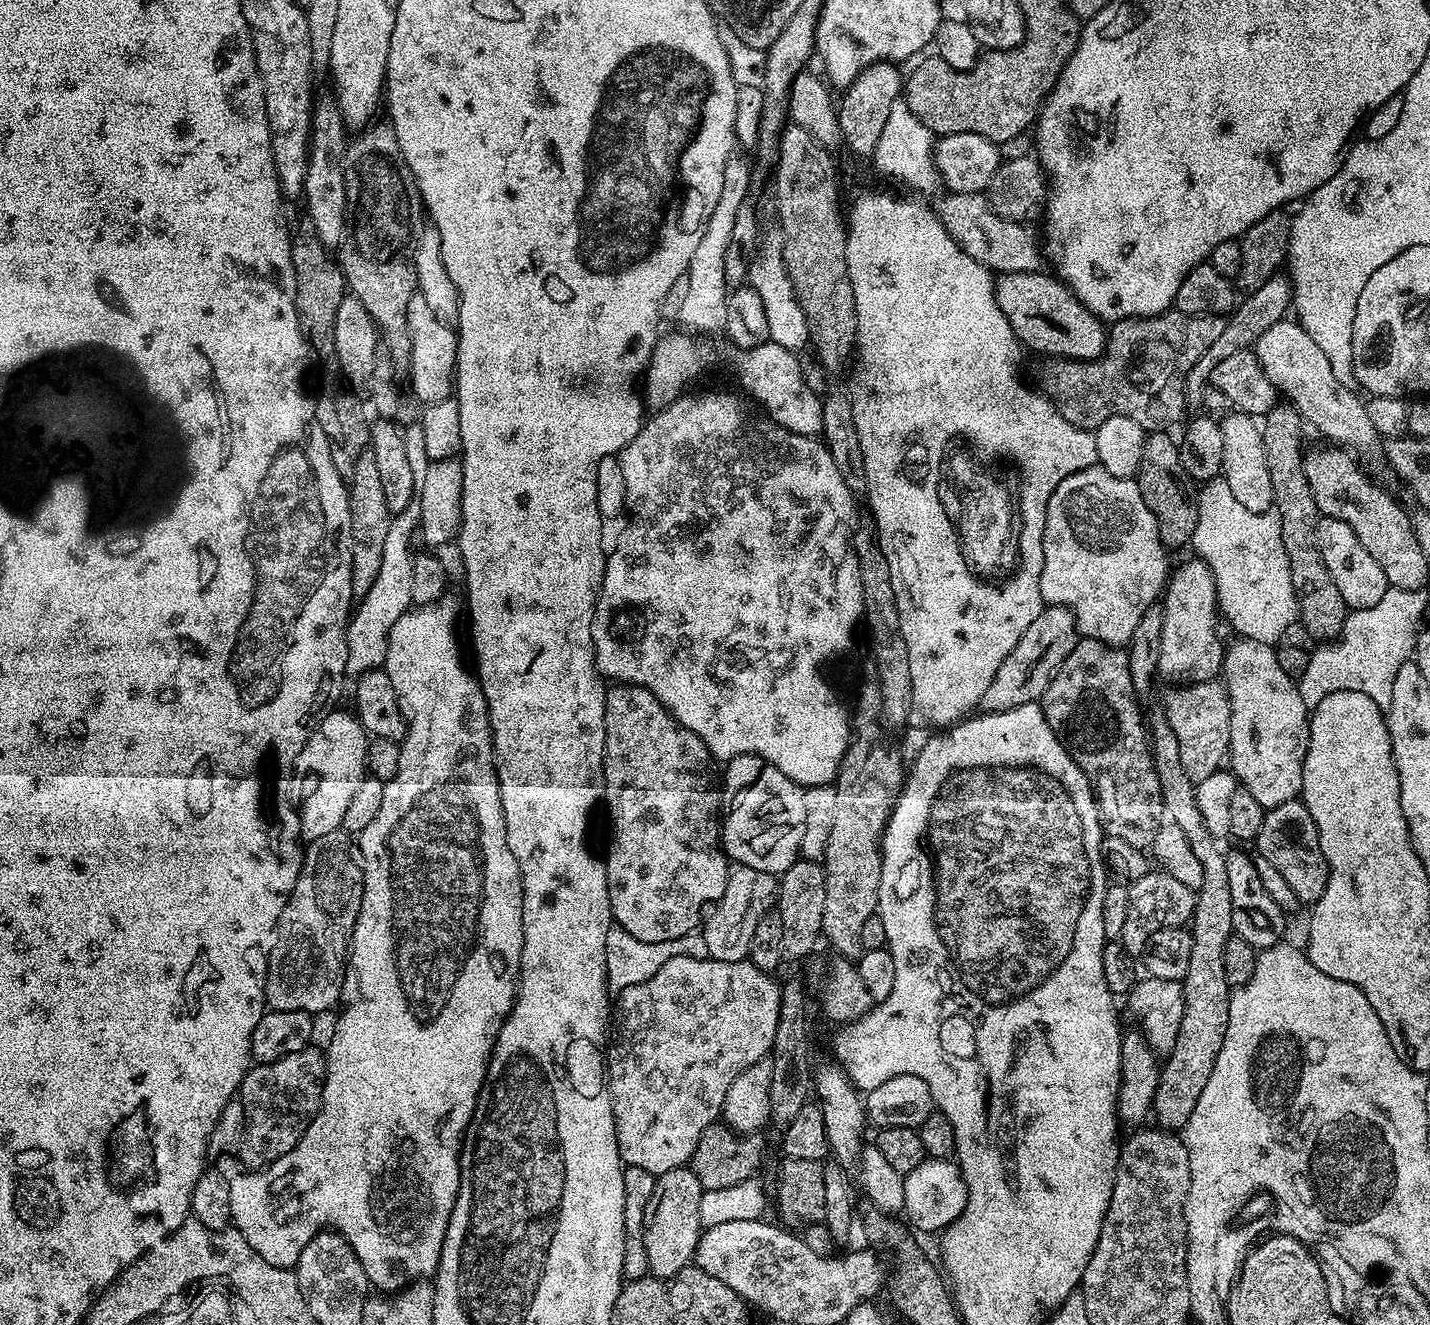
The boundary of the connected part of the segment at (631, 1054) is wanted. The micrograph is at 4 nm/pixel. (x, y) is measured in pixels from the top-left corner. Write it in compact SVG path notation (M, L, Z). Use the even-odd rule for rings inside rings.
M675 956L646 982L618 993L610 1016L606 1087L612 1097L616 1141L625 1165L642 1166L658 1177L691 1161L700 1135L721 1119L726 1092L734 1078L772 1051L780 1014L780 984L776 978L758 970L749 959L722 962Z

